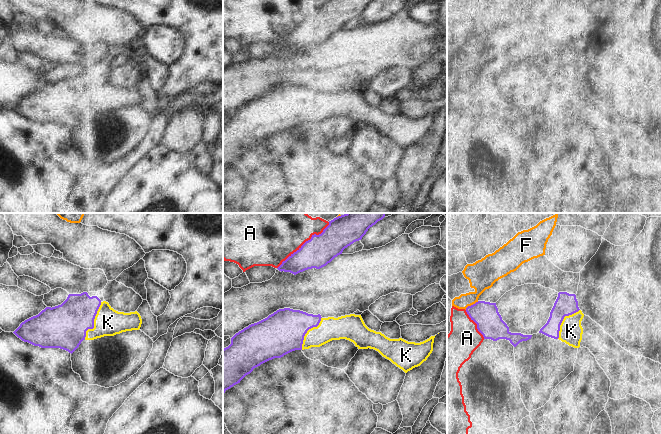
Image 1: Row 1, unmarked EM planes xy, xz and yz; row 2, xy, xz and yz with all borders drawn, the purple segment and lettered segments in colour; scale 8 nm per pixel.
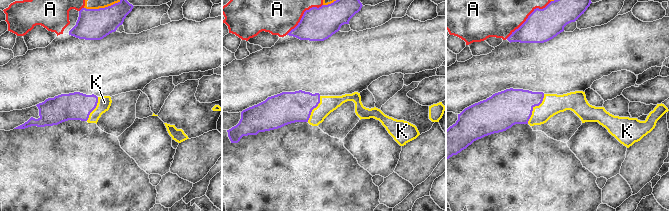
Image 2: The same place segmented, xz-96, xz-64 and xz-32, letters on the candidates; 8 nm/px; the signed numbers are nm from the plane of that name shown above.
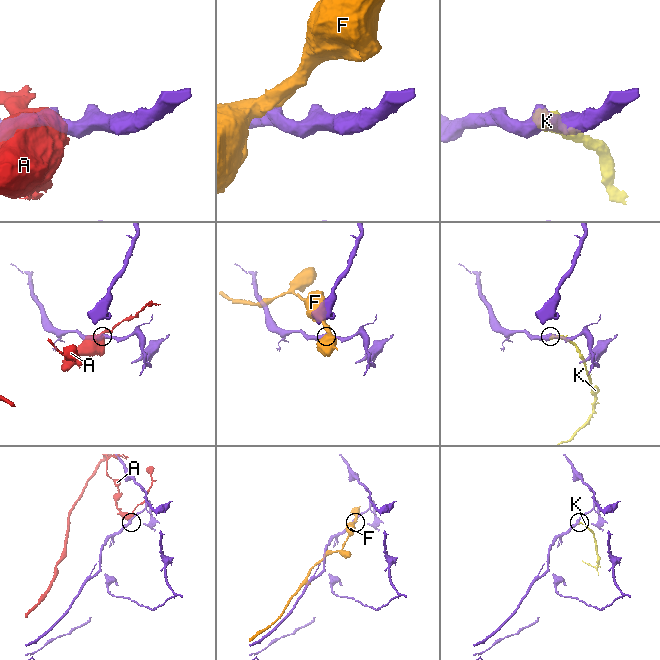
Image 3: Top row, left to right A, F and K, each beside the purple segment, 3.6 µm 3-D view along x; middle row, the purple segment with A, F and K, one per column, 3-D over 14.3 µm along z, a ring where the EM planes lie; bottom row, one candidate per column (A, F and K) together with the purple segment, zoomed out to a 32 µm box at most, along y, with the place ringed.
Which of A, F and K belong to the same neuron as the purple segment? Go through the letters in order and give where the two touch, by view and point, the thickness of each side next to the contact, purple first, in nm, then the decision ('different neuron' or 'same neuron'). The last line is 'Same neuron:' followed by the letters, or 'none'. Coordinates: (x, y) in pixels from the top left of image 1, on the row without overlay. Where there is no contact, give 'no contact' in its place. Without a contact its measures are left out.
A: meets purple in xz at (303, 20); 240 nm thick on the purple side, 320 nm on the other; different neuron
F: meets purple in yz at (471, 81); 220 nm thick on the purple side, 220 nm on the other; different neuron
K: meets purple in xy at (93, 98); 360 nm thick on the purple side, 220 nm on the other; same neuron
Same neuron: K

